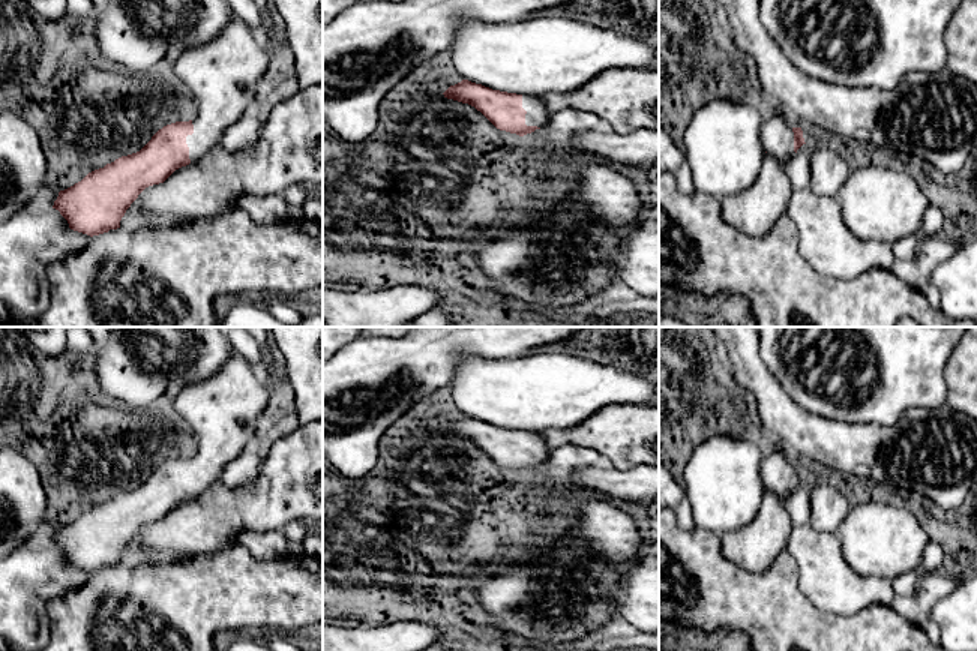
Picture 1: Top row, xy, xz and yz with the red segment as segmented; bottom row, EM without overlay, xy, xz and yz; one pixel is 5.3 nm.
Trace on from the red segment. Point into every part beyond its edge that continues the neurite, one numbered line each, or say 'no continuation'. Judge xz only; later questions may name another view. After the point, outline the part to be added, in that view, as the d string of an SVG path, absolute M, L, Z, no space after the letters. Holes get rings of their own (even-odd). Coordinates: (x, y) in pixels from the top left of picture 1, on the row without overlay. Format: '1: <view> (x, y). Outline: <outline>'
1: xz (538, 450). Outline: M522 430L522 444L527 447L525 460L543 464L548 460L551 448L540 434Z

